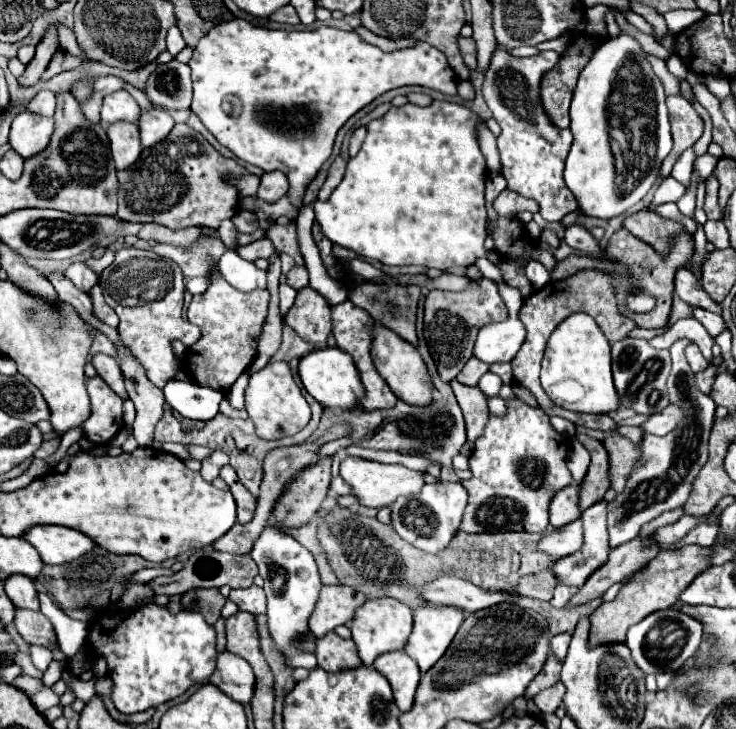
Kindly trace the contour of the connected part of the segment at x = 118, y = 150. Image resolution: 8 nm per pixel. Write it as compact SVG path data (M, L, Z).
M117 121L107 127L107 137L113 153L113 161L117 169L125 169L137 161L141 155L141 139L139 139L139 127L135 123Z

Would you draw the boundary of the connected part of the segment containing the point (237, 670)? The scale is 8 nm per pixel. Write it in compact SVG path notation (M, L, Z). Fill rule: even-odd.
M223 651L217 655L217 667L209 677L209 683L219 687L225 695L233 697L237 703L249 703L253 695L255 675L245 659Z

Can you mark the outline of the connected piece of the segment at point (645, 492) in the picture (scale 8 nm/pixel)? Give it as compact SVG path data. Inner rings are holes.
M677 341L671 345L671 359L673 359L673 371L667 379L669 399L673 405L683 409L681 423L667 433L665 437L643 437L641 443L641 463L637 465L637 471L627 481L627 487L623 493L619 493L609 503L609 539L611 547L619 547L639 535L639 529L659 517L665 511L683 507L695 477L699 475L701 467L707 461L707 441L709 433L715 421L715 401L709 399L707 393L703 393L697 387L695 375L685 359L685 347L689 341Z

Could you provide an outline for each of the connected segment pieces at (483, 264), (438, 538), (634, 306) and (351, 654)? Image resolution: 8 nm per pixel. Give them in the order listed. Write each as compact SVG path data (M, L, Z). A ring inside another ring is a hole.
M481 257L481 259L477 259L475 265L477 265L477 269L483 273L483 277L487 277L487 279L491 279L491 281L503 281L497 265L493 265L489 259Z
M437 481L433 485L423 485L423 489L417 495L399 497L391 505L391 525L413 547L427 553L439 553L459 531L465 505L467 505L467 491L461 483Z
M635 291L633 295L627 297L627 309L631 313L647 313L653 307L655 307L655 297L645 291Z
M333 631L315 639L315 657L321 669L339 671L359 667L359 655L351 639L341 639Z

